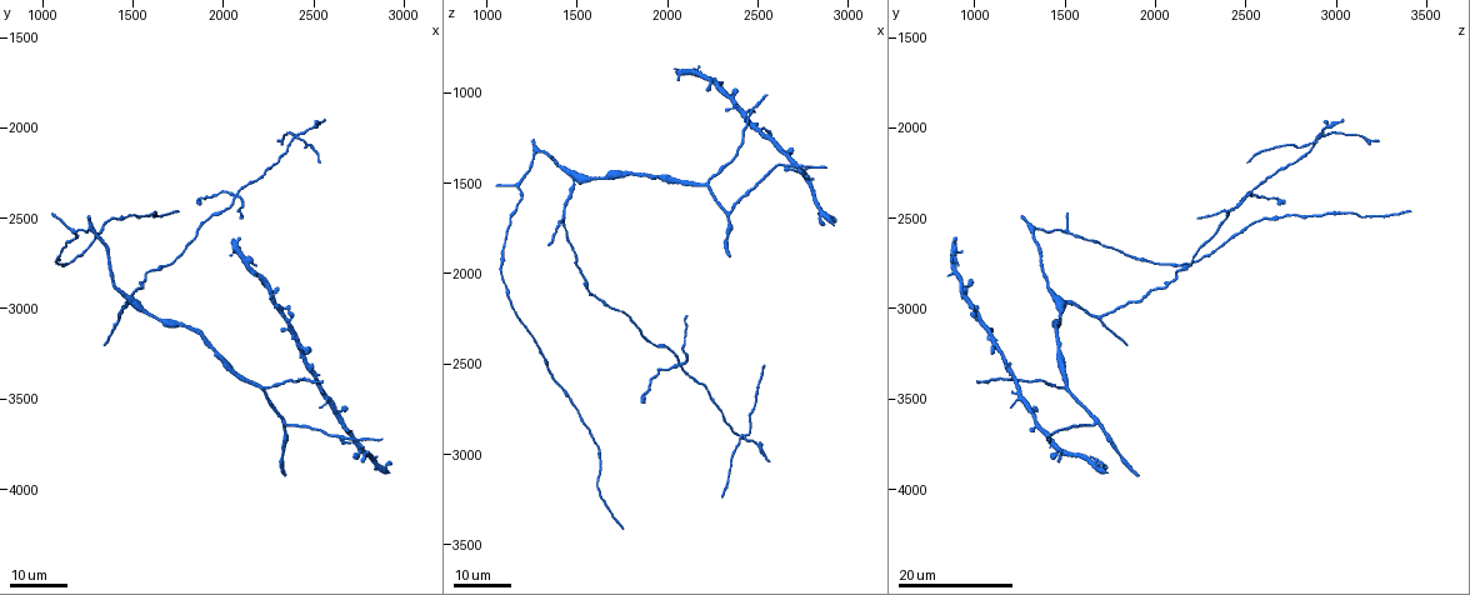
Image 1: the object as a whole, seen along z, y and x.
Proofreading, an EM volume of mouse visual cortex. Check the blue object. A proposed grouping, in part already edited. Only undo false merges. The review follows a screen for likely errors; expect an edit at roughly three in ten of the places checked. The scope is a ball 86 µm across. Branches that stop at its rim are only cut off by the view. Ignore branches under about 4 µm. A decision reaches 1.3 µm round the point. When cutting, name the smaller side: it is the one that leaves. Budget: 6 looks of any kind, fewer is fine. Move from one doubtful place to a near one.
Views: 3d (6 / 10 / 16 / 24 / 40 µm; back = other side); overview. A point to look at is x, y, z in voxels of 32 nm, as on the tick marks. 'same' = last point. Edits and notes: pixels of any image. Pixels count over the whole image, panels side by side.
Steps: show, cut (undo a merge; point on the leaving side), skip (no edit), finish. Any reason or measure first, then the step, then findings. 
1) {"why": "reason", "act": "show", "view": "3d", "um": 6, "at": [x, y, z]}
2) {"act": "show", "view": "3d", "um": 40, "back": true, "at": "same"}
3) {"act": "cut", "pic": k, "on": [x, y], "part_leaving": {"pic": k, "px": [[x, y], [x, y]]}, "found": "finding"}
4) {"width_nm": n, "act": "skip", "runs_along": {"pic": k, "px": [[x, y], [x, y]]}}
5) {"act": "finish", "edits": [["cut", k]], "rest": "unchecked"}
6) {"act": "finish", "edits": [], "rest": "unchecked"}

{"why": "four or more arms meet", "act": "show", "view": "3d", "um": 16, "at": [2060, 2360, 2520]}

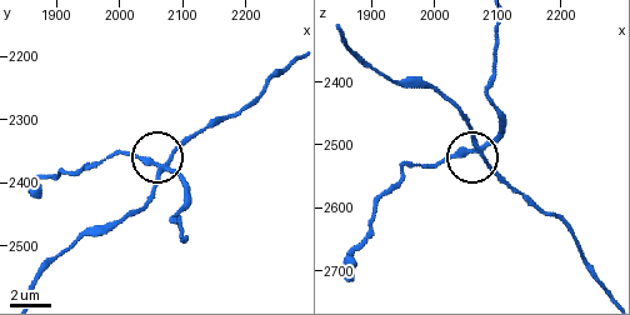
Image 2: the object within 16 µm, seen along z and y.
{"act": "show", "view": "3d", "um": 10, "at": [2055, 2370, 2505]}

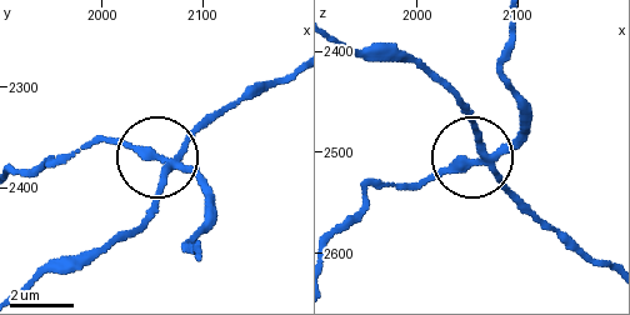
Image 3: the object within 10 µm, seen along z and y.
{"width_nm": 240, "act": "cut", "pic": 3, "on": [203, 191], "part_leaving": {"pic": 3, "px": [[174, 165], [95, 141], [23, 173]]}, "found": "two cells meet here"}

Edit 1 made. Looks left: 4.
{"act": "show", "view": "overview"}

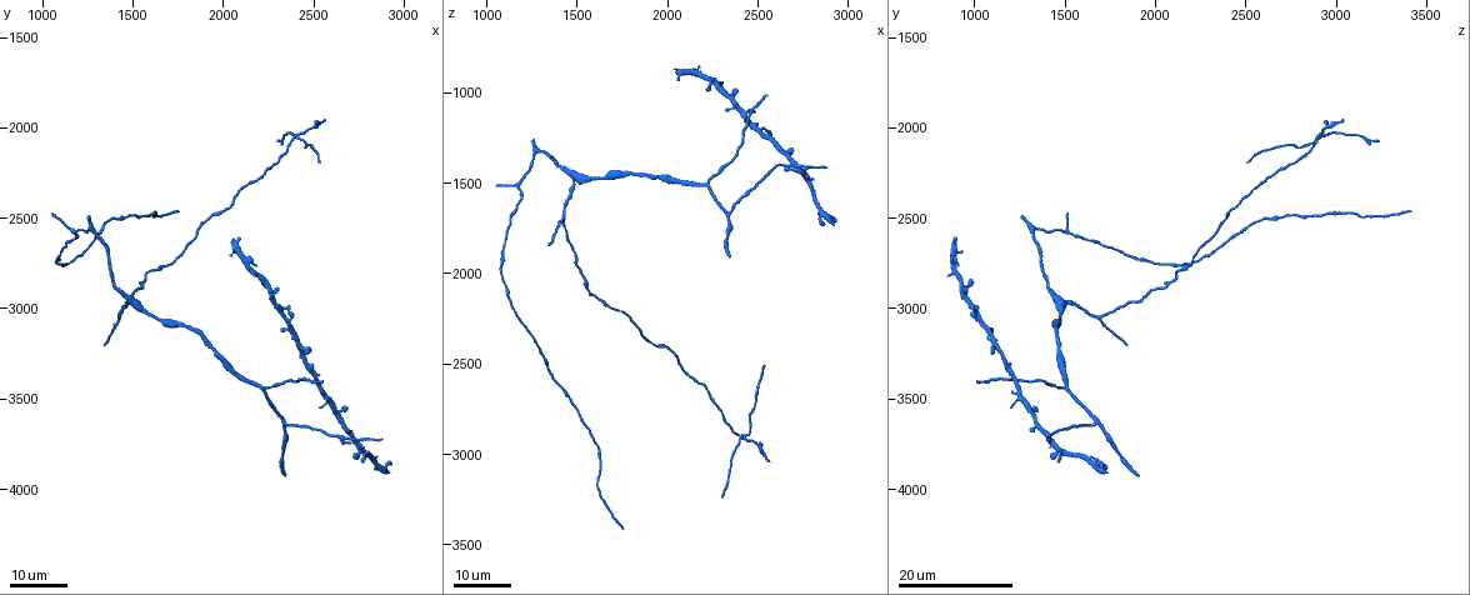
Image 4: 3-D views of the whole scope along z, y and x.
{"act": "show", "view": "3d", "um": 24, "at": [2420, 2060, 2920]}

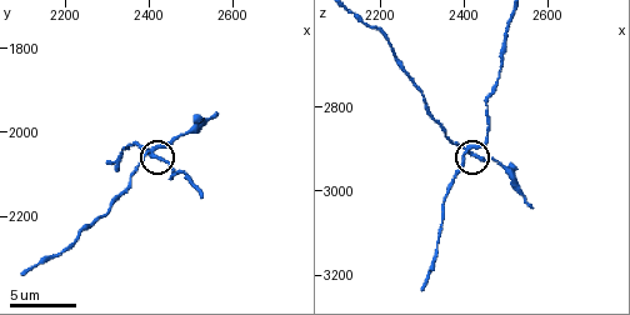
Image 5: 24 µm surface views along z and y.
{"act": "show", "view": "3d", "um": 6, "at": [2405, 2050, 2900]}

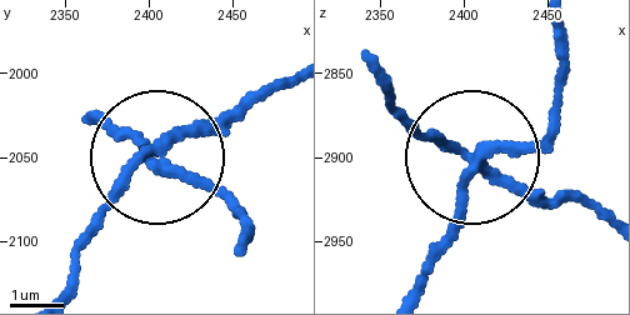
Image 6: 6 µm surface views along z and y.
{"act": "cut", "pic": 6, "on": [141, 134], "part_leaving": {"pic": 6, "px": [[485, 156], [556, 120], [561, 26]]}, "found": "a second cell is stuck on"}

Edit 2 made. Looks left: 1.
{"act": "finish", "edits": [["cut", 3], ["cut", 6]], "rest": "unchecked"}

